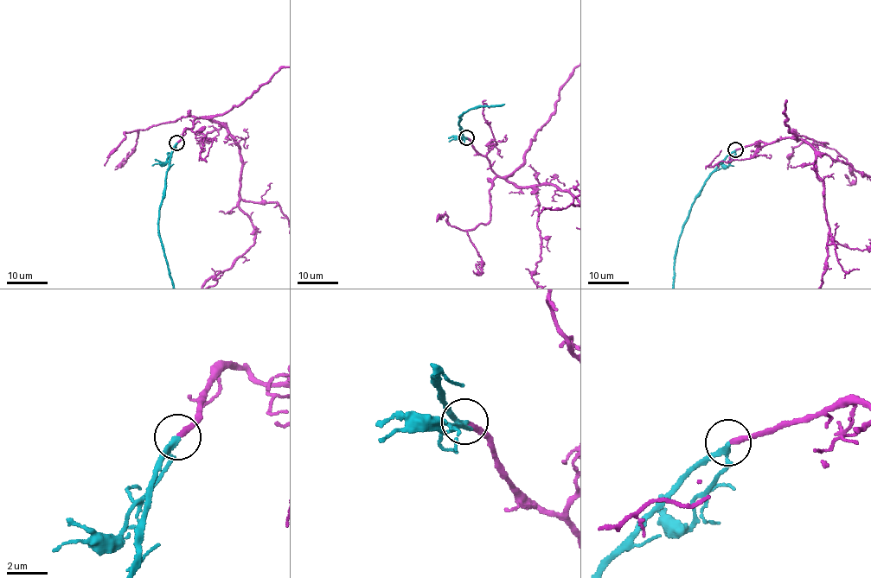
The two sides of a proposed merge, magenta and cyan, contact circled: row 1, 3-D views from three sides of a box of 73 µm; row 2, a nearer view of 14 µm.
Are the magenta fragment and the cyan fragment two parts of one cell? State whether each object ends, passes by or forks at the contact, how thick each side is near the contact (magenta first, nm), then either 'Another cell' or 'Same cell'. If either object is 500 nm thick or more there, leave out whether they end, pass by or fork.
At the ring magenta ends. At the ring cyan passes by. Thickness 260 nm (magenta) against 220 nm. Same cell

